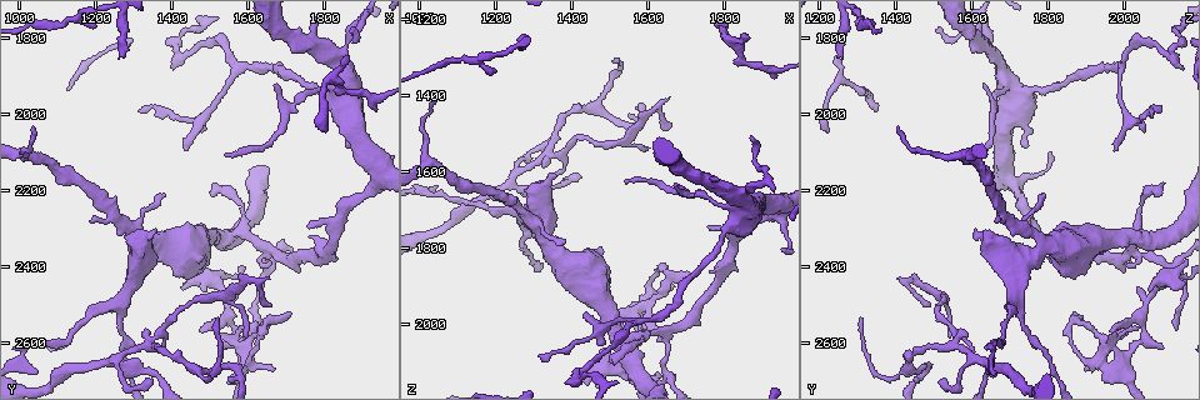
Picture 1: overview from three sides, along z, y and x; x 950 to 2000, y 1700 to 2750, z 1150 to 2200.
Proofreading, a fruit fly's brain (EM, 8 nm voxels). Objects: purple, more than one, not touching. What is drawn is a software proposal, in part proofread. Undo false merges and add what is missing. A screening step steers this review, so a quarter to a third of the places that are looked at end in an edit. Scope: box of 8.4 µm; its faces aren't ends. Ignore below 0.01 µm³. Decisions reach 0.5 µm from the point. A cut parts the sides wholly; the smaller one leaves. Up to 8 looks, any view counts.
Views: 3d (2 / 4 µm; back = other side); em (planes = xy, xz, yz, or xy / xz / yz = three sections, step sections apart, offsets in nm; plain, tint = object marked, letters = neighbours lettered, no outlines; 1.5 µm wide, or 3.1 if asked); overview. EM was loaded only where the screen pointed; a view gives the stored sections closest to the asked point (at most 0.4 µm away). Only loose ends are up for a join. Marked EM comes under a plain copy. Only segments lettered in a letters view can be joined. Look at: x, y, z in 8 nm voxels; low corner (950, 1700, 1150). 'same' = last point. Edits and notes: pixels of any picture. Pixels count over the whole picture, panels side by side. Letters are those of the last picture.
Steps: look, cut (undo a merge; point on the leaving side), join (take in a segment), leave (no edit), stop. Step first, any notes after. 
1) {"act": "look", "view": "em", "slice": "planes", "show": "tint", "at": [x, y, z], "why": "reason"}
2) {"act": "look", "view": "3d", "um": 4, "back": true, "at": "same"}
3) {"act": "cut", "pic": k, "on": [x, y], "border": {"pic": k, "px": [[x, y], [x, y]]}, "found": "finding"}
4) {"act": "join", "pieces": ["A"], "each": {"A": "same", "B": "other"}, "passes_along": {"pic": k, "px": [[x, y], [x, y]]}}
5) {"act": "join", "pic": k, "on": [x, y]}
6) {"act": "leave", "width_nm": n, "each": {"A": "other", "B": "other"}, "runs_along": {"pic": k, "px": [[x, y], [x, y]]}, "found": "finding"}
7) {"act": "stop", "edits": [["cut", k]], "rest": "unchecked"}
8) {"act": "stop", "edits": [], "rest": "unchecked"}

{"act": "look", "view": "3d", "um": 2, "at": [1495, 2205, 2100], "why": "free end"}

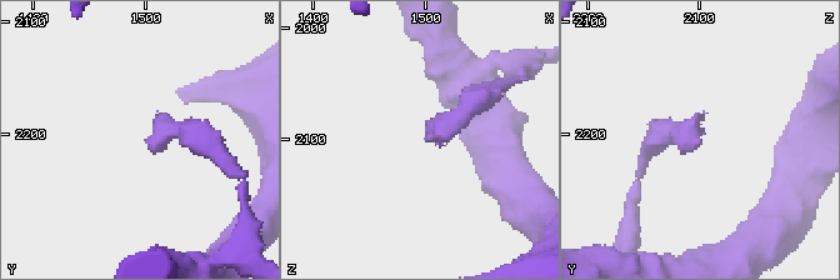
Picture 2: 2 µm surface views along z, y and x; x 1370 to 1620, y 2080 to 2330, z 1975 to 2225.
{"act": "look", "view": "em", "slice": "xz", "step": 4, "show": "letters", "at": [1498, 2208, 2102], "why": "shape alone is not enough"}

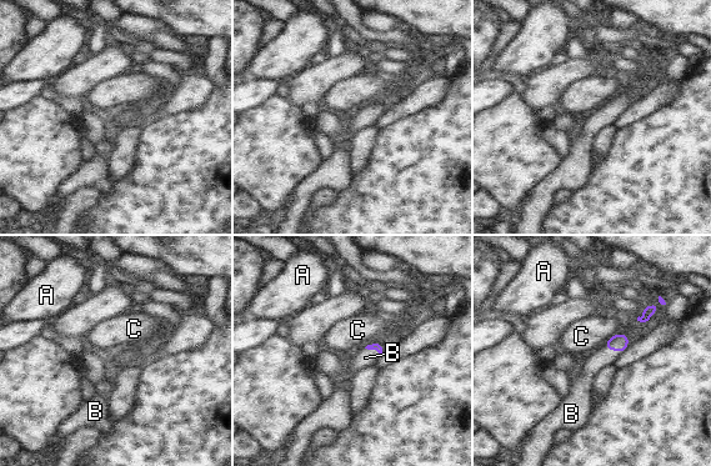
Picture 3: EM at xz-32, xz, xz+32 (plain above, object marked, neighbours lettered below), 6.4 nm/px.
{"act": "look", "view": "em", "slice": "planes", "show": "letters", "at": "same", "why": "cut it another way"}

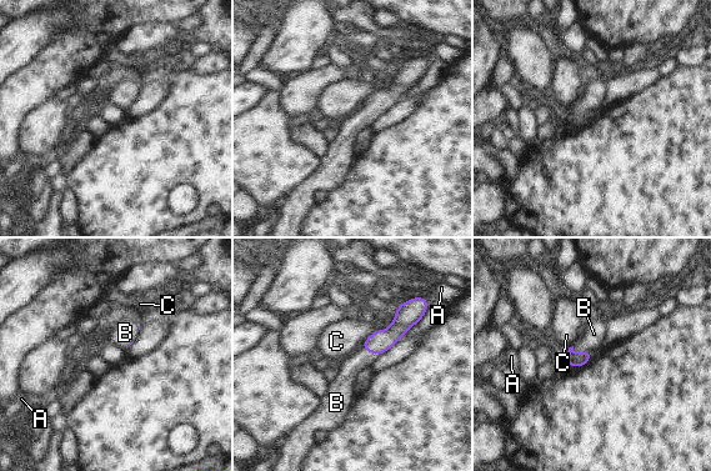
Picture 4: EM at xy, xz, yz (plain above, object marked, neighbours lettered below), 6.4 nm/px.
{"act": "join", "pieces": ["B"], "each": {"A": "other", "B": "same", "C": "other"}, "passes_along": {"pic": 4, "px": [[574, 359], [581, 352], [594, 334]]}, "found": "it goes on there"}

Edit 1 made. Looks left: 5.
{"act": "look", "view": "3d", "um": 2, "at": [1585, 1880, 1995], "why": "three-way junction"}

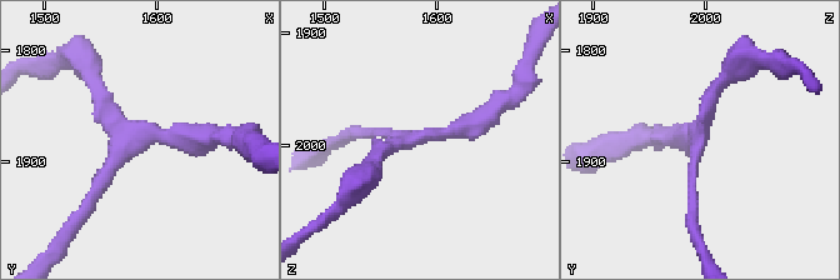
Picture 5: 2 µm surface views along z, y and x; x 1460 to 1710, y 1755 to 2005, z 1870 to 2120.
{"act": "look", "view": "em", "slice": "yz", "step": 4, "show": "tint", "at": [1578, 1878, 1994], "arms": 3, "why": "need the tissue"}

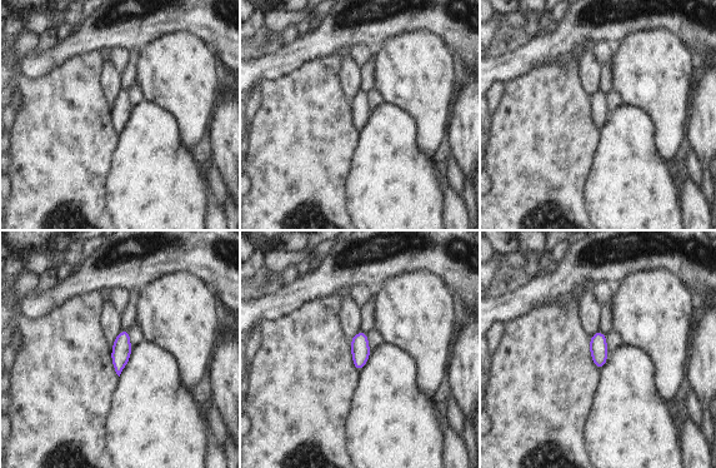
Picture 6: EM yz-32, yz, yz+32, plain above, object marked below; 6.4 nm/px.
{"act": "look", "view": "em", "slice": "planes", "show": "letters", "at": "same", "why": "cut it another way"}

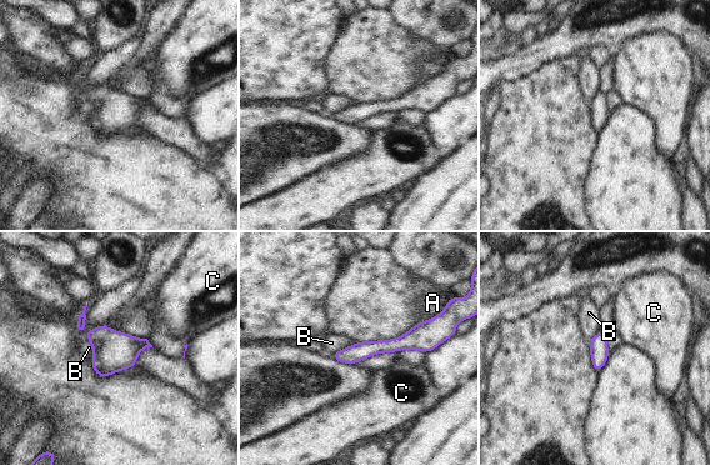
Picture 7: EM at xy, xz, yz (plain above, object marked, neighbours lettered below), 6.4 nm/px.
{"act": "leave", "each": {"A": "other", "B": "other", "C": "other"}, "border": {"pic": 7, "px": [[354, 343], [336, 350], [331, 355]]}, "found": "one neuron here"}

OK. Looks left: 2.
{"act": "stop", "edits": [["join", 4]], "rest": "unchecked"}

